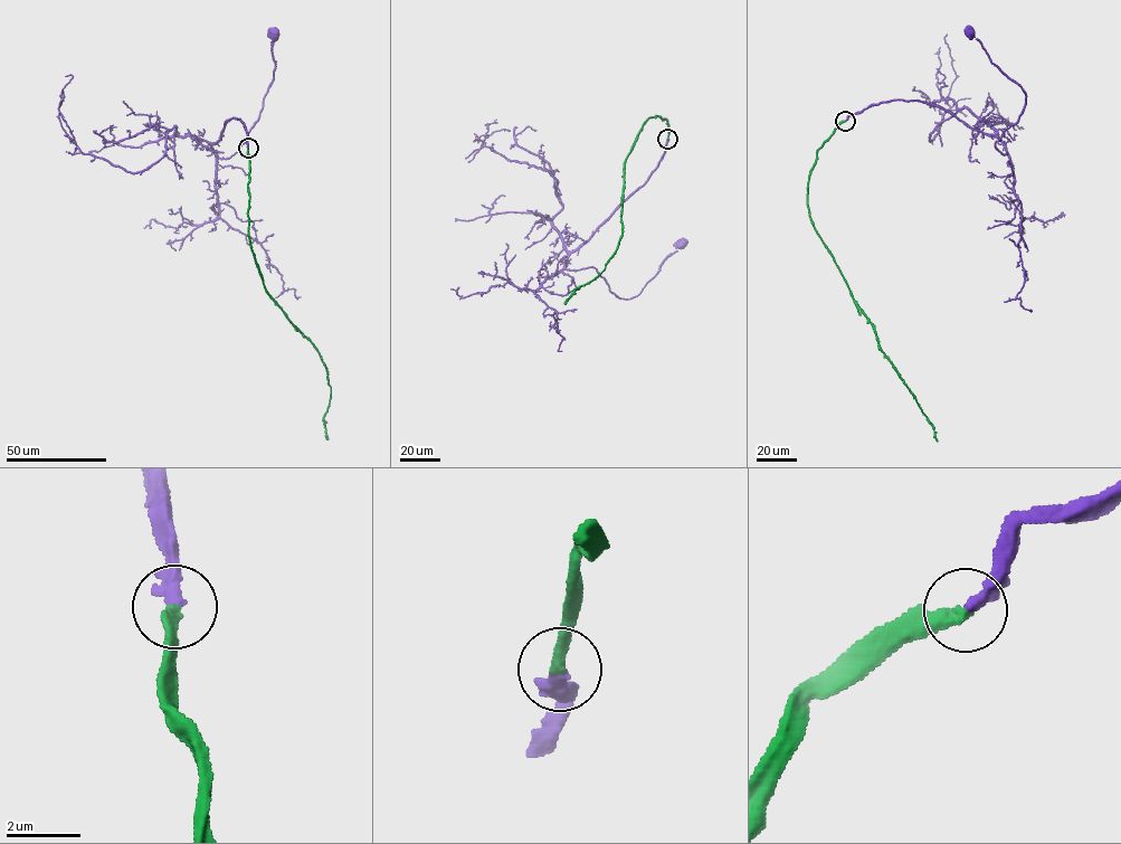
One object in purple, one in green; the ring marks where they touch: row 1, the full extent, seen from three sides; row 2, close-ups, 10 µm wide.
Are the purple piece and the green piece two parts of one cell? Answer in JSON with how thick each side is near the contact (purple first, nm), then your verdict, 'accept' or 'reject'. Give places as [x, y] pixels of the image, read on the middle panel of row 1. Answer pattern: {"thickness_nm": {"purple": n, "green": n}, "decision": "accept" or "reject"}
{"thickness_nm": {"purple": 360, "green": 320}, "decision": "accept"}

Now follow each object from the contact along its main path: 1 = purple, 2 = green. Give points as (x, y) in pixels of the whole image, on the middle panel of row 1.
1: (667, 138), (647, 180), (564, 265), (594, 267), (616, 296), (628, 299), (681, 244)
2: (667, 138), (665, 119), (656, 115), (643, 124), (624, 162), (617, 246), (604, 269), (563, 303)

